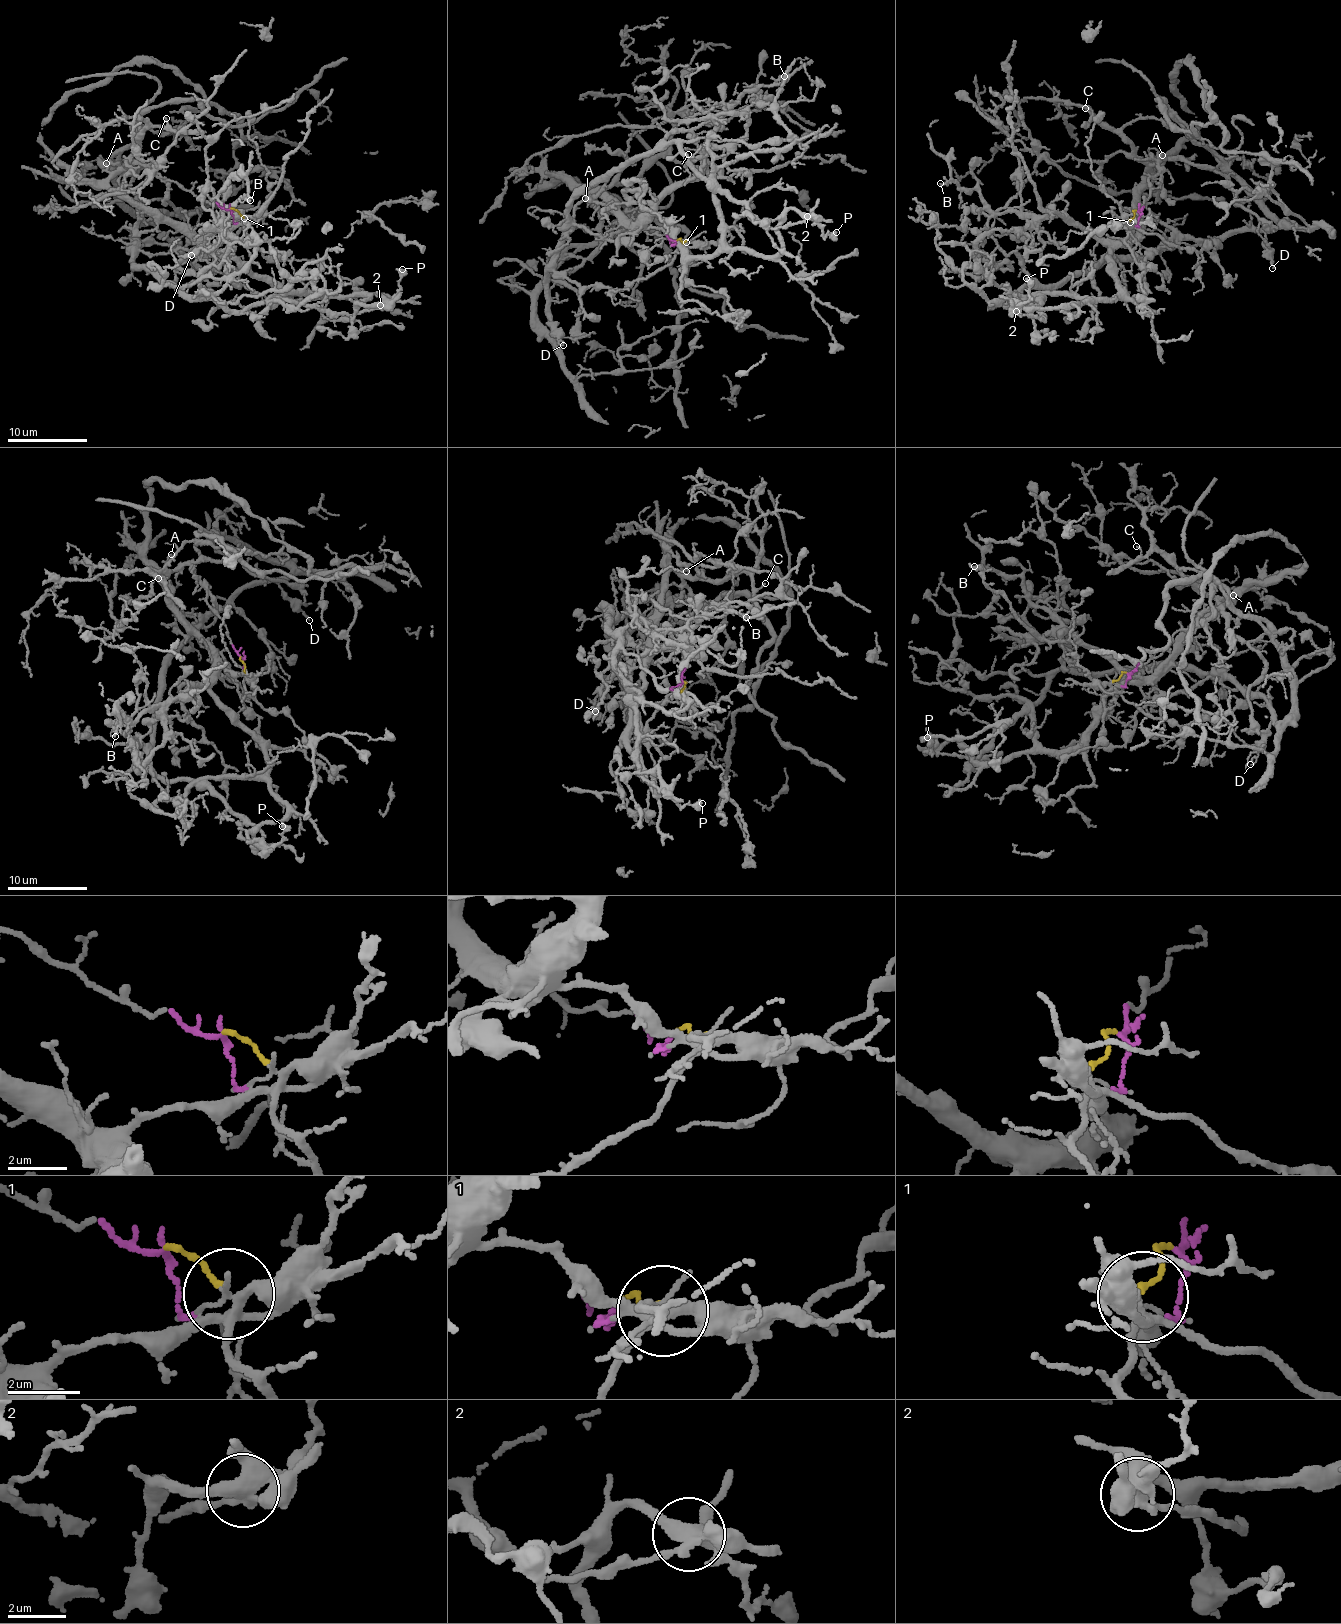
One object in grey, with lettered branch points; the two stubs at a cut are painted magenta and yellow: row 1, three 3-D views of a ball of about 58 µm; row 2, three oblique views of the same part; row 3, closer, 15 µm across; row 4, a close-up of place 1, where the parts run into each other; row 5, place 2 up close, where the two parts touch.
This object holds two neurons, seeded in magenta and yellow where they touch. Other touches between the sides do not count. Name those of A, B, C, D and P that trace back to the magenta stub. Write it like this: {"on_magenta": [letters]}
{"on_magenta": ["A", "B", "C", "P"]}

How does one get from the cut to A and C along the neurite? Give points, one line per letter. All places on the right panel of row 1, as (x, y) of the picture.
A: (1136, 211), (1150, 197), (1147, 179), (1158, 174), (1158, 160), (1165, 159), (1163, 162), (1151, 163), (1163, 154)
C: (1136, 211), (1150, 197), (1147, 179), (1165, 159), (1150, 163), (1135, 154), (1085, 107)

